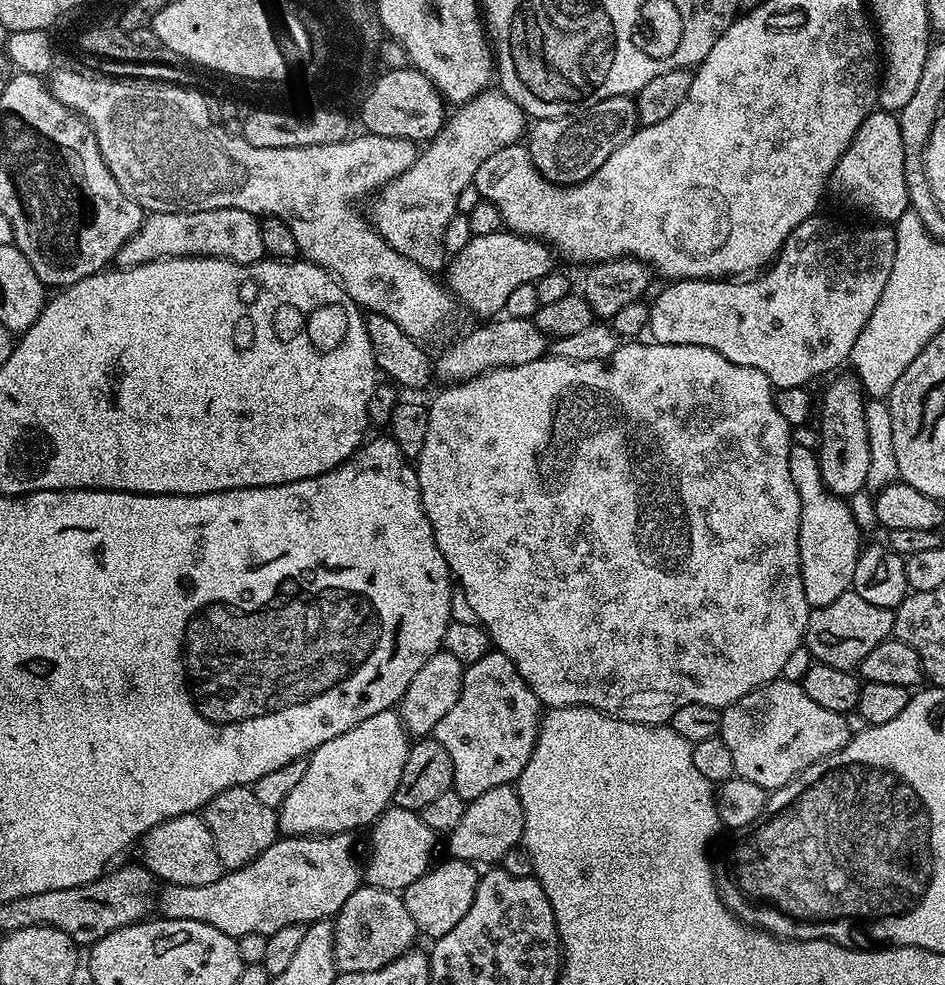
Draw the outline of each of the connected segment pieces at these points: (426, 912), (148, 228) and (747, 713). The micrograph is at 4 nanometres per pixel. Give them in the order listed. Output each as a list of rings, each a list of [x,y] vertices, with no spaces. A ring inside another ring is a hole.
[[[444,858],[444,861],[438,864],[429,867],[428,872],[418,878],[418,882],[410,882],[410,886],[406,886],[402,893],[406,911],[410,918],[414,918],[417,933],[424,935],[425,932],[426,935],[432,936],[431,938],[450,934],[450,930],[454,930],[454,926],[458,926],[458,922],[466,918],[466,910],[470,910],[471,904],[474,903],[474,894],[481,878],[477,865],[466,860]]]
[[[215,208],[201,212],[154,212],[122,246],[115,263],[122,268],[133,268],[151,260],[163,260],[169,256],[222,256],[239,264],[253,264],[265,259],[260,220],[246,210]]]
[[[777,678],[755,688],[723,709],[720,736],[734,758],[736,775],[758,786],[775,790],[790,782],[814,762],[833,756],[852,739],[847,715],[825,710],[813,702],[795,679]]]

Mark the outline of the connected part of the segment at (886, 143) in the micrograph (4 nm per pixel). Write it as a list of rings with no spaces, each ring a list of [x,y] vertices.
[[[877,110],[863,120],[832,172],[830,186],[882,222],[895,223],[909,211],[905,152],[900,122],[893,113]]]

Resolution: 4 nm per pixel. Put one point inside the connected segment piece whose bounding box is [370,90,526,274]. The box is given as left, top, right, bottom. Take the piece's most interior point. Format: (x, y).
(412, 212)

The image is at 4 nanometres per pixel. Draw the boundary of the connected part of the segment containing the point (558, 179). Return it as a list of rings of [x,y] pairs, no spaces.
[[[615,96],[572,116],[535,121],[527,129],[526,147],[534,166],[547,180],[555,184],[581,184],[622,146],[622,142],[635,134],[637,127],[635,99]]]

